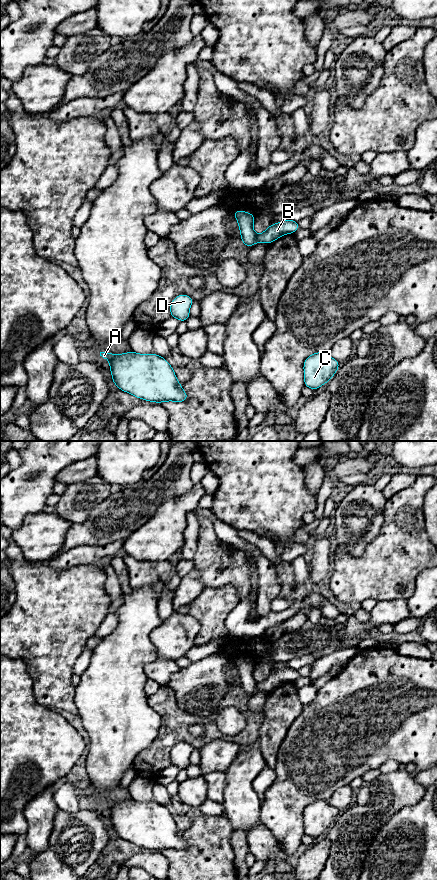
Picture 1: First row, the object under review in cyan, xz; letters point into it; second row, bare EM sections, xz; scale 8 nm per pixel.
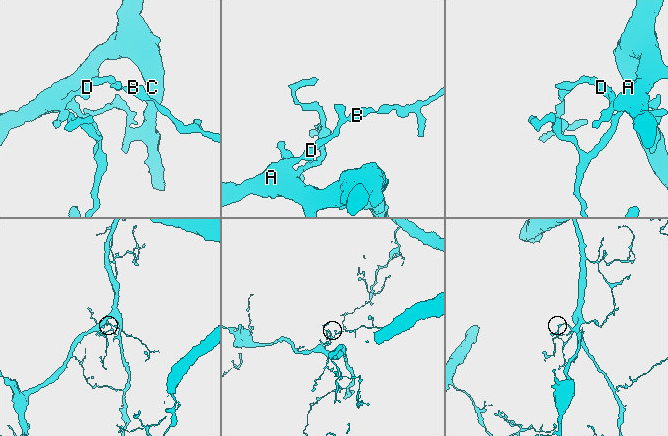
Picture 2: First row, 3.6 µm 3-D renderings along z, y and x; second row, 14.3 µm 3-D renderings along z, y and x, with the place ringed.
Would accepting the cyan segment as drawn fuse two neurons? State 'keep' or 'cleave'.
cleave

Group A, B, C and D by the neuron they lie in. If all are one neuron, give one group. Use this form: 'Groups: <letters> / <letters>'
Groups: A C D / B

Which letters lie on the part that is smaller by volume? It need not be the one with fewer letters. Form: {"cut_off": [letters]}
{"cut_off": ["B"]}

